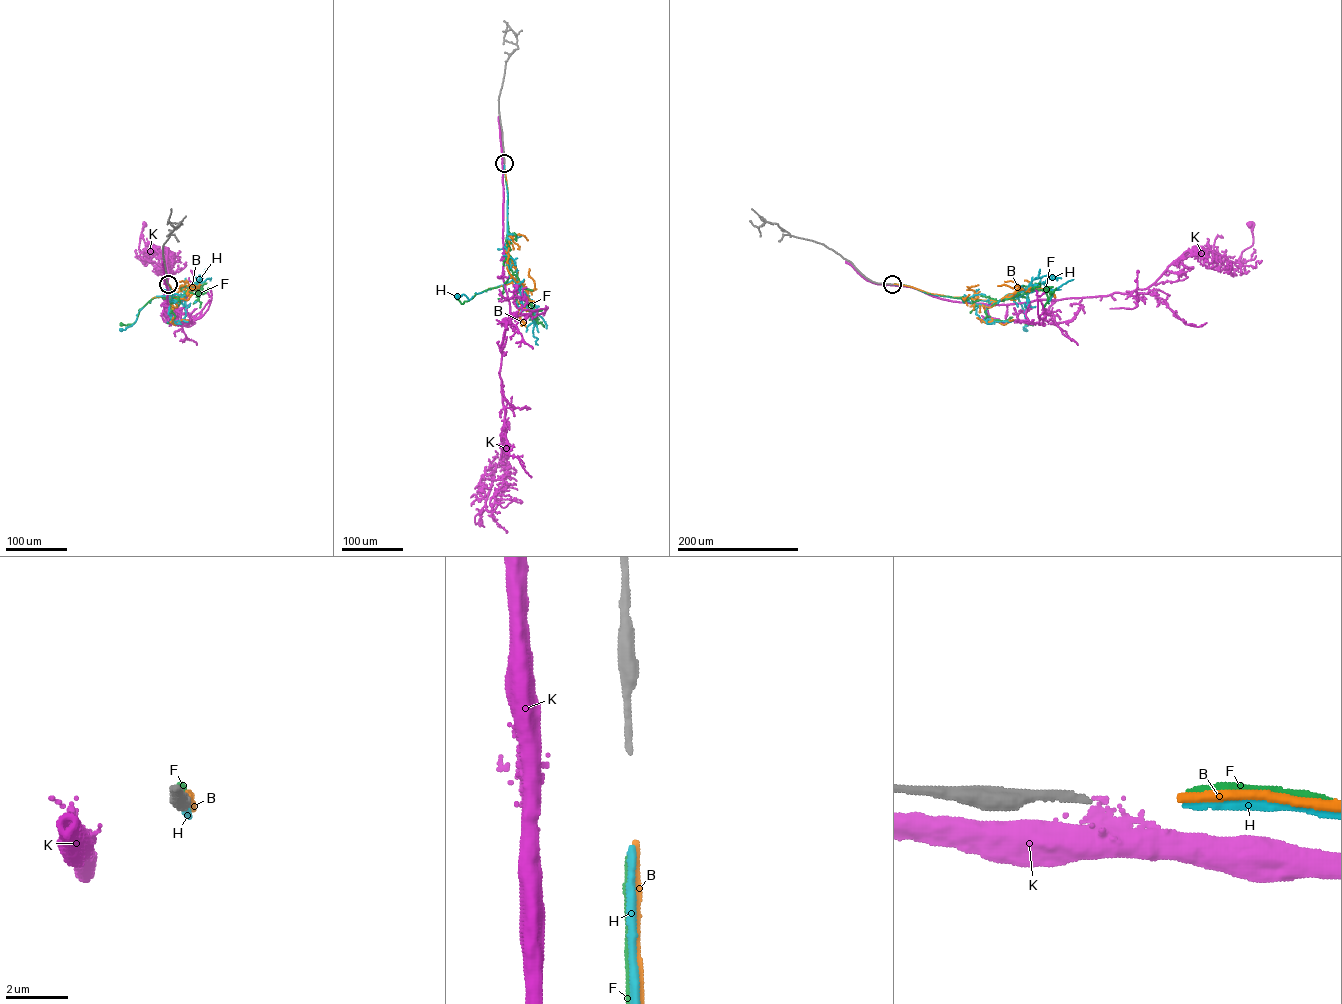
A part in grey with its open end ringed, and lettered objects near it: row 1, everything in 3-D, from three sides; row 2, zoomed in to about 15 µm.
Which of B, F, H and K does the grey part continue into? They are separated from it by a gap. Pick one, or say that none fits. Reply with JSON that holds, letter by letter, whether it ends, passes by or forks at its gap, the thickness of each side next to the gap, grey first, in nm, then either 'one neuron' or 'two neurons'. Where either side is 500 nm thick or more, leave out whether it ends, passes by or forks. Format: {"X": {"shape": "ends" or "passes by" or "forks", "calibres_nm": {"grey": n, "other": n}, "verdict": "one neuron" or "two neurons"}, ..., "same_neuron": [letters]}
{"B": {"shape": "ends", "calibres_nm": {"grey": 220, "other": 260}, "verdict": "two neurons"}, "F": {"shape": "ends", "calibres_nm": {"grey": 220, "other": 240}, "verdict": "two neurons"}, "H": {"shape": "ends", "calibres_nm": {"grey": 220, "other": 240}, "verdict": "one neuron"}, "K": {"shape": "ends", "calibres_nm": {"grey": 220, "other": 320}, "verdict": "two neurons"}, "same_neuron": ["H"]}

